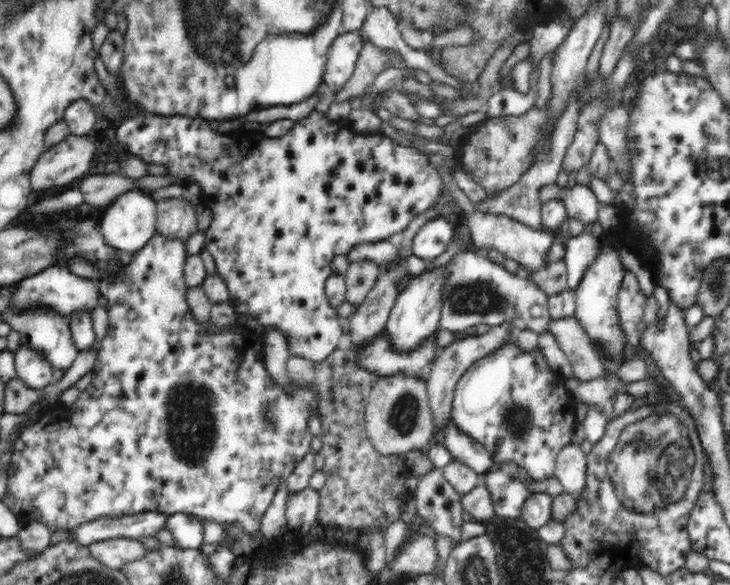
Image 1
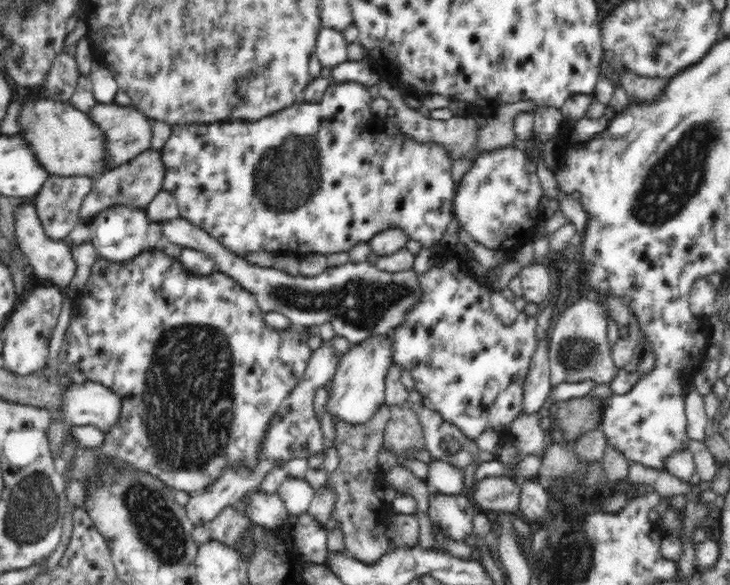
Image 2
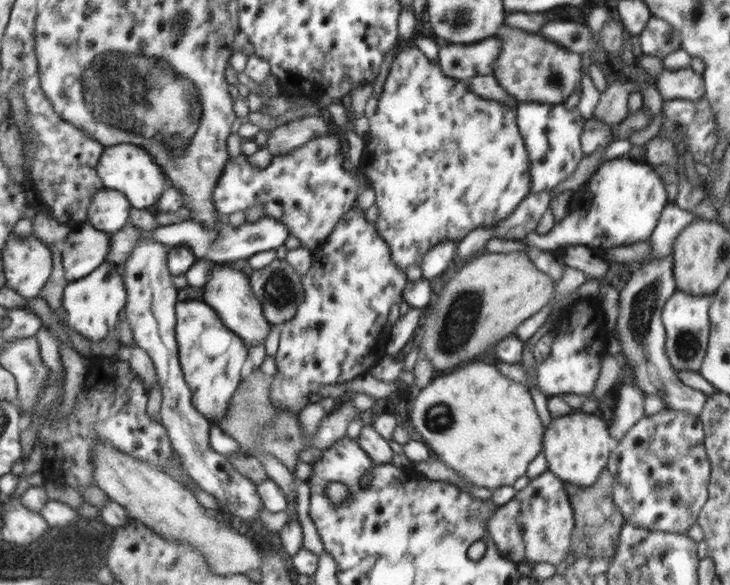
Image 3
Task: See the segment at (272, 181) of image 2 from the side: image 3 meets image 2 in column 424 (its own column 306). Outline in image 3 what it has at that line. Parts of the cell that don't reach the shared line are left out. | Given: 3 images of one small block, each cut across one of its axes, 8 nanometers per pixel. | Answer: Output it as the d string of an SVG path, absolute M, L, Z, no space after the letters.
M329 134L308 140L291 152L272 155L272 159L266 162L263 168L256 168L244 154L229 158L216 180L215 187L212 188L212 200L217 216L226 217L232 212L245 212L249 207L259 205L264 210L262 213L265 217L274 218L284 224L287 234L293 235L305 249L310 251L325 243L337 222L340 222L341 218L353 208L359 182L343 170L341 162L343 156L339 152L337 139Z

